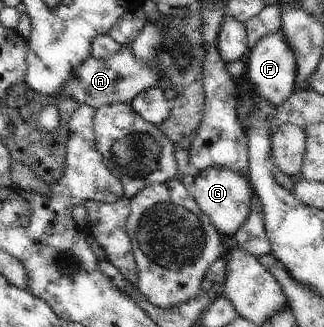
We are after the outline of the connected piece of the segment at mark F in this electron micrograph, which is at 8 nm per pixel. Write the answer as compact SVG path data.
M282 29L262 37L250 50L245 62L245 77L257 94L277 108L289 99L296 85L297 66L296 57L287 43Z

